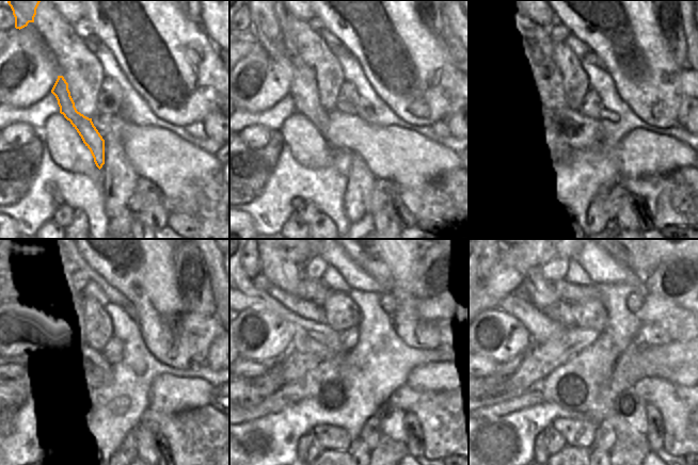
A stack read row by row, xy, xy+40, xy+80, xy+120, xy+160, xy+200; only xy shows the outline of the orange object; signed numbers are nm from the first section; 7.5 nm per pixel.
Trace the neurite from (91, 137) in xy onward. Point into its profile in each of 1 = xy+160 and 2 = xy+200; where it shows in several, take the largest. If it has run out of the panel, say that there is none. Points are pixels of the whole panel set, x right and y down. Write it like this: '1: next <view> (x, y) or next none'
1: next xy+160 (272, 261)
2: next xy+200 (533, 271)

